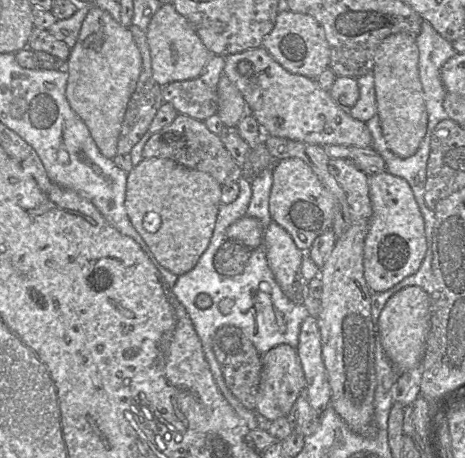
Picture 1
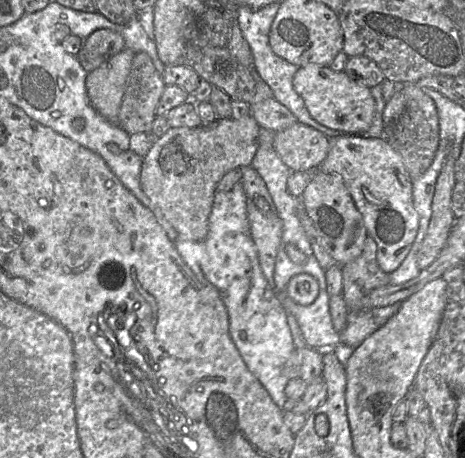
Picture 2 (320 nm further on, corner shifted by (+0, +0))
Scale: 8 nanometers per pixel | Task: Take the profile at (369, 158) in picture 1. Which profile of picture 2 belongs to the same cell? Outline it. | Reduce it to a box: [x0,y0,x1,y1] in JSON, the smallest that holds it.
[250,98,297,132]

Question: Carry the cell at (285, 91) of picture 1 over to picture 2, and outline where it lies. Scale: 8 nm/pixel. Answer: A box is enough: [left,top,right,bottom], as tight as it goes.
[293,64,376,134]

